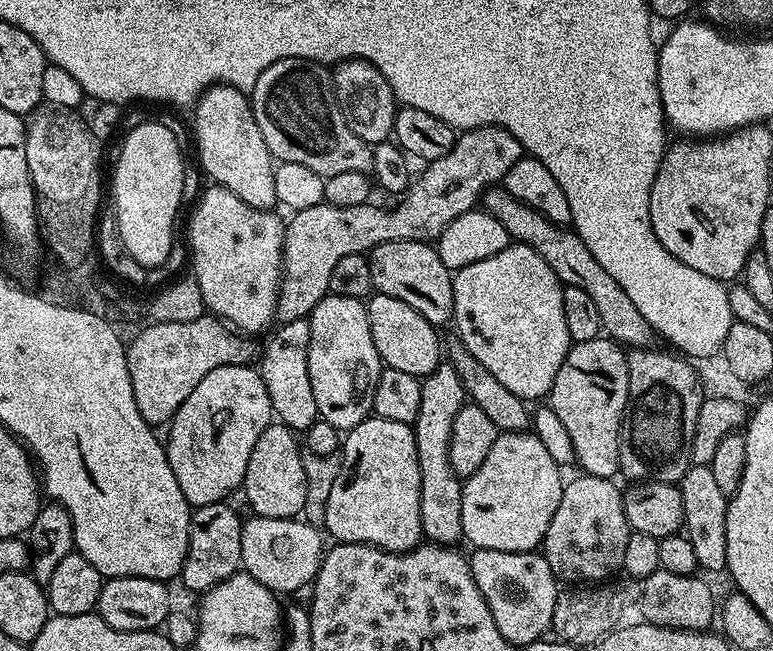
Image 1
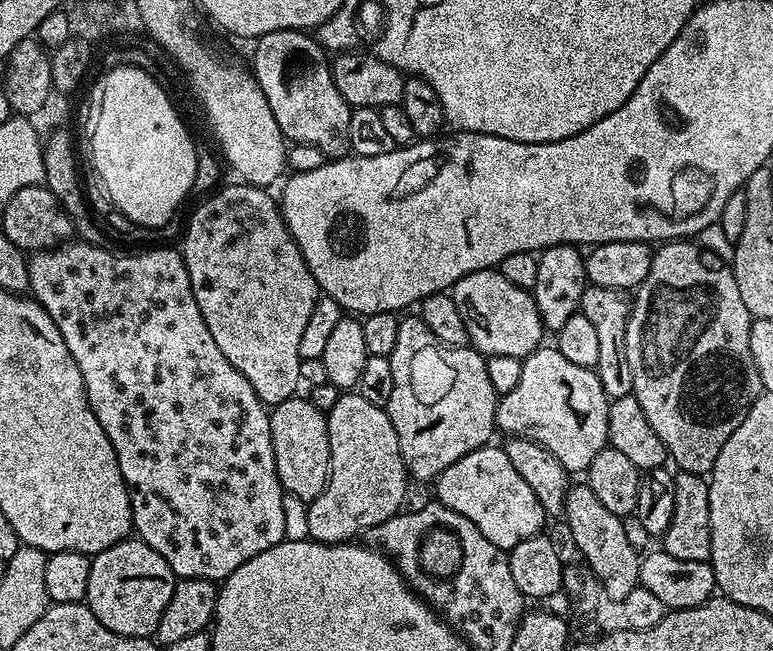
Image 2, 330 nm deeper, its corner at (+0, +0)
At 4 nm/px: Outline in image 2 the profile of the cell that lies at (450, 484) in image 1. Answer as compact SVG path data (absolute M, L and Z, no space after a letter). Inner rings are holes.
M408 315L400 321L398 342L394 342L394 350L388 357L390 371L394 374L394 390L390 394L386 411L398 434L398 450L402 450L409 477L413 481L432 482L442 474L442 470L446 470L446 466L454 466L458 458L466 458L466 454L485 447L491 441L488 439L491 438L492 432L497 431L498 395L491 385L485 357L475 348L452 348L434 338L434 334L430 334L430 326L426 326L426 322L421 320L419 315Z

